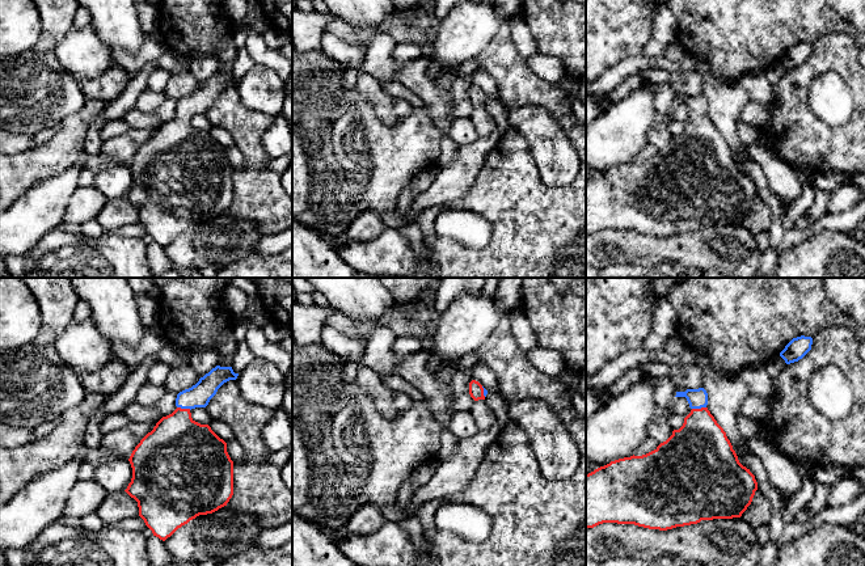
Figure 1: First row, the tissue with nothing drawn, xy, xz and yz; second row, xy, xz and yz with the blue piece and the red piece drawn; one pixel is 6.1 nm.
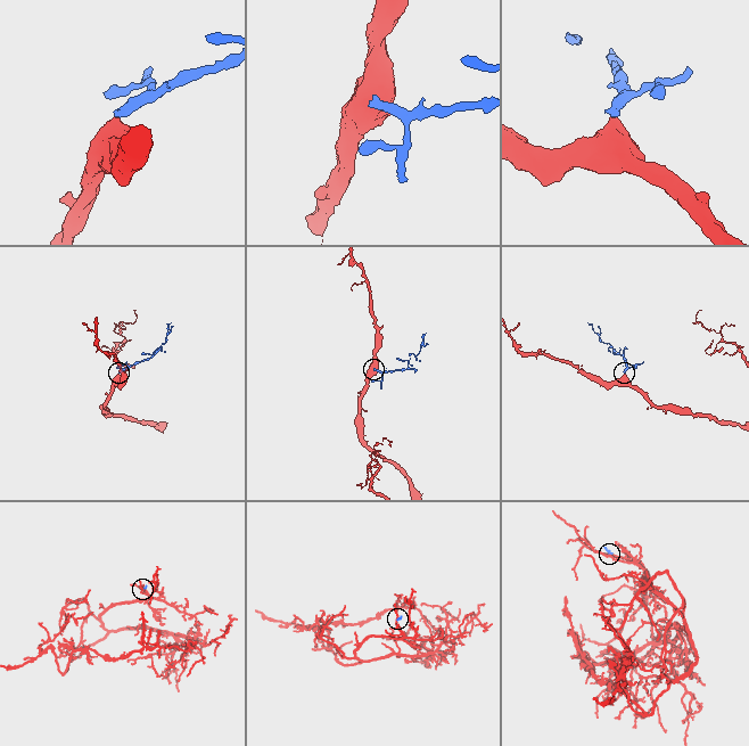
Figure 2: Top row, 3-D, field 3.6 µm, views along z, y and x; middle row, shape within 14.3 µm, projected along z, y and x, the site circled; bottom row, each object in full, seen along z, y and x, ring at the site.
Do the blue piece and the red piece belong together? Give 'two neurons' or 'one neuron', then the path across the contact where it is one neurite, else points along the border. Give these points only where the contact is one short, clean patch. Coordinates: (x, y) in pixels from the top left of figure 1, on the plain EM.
one neuron

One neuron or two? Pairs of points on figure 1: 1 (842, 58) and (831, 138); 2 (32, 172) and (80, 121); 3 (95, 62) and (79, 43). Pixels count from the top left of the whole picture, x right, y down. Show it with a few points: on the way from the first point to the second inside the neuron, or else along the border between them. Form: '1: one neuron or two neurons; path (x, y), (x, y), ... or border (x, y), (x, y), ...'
1: one neuron; path (817, 66), (802, 80), (801, 113), (806, 118)
2: one neuron; path (45, 159), (70, 134)
3: one neuron; path (91, 58), (80, 47)

